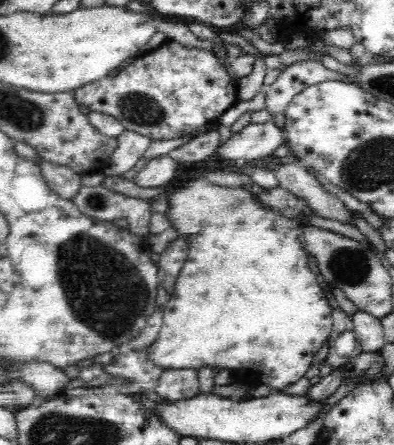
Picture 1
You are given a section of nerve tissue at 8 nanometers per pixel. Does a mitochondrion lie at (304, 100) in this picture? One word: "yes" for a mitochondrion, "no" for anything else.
no

